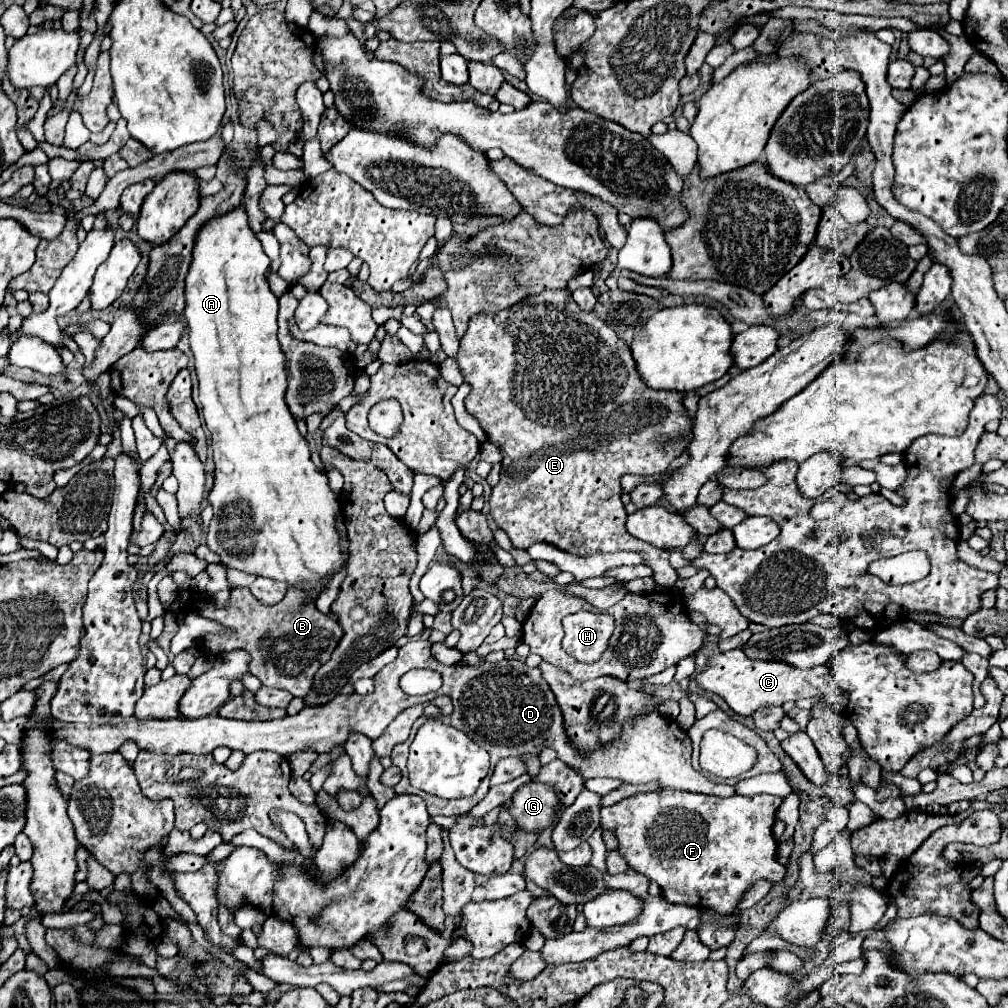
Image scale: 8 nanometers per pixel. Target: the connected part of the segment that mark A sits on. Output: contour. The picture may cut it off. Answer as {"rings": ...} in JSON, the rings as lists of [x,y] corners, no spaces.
{"rings":[[[233,209],[223,217],[211,219],[199,231],[193,263],[185,279],[189,343],[195,355],[199,399],[207,429],[211,431],[215,459],[215,485],[207,497],[215,519],[207,529],[207,545],[227,567],[261,577],[285,579],[289,587],[309,581],[319,593],[323,585],[317,585],[317,581],[327,573],[339,571],[345,563],[335,529],[339,503],[327,485],[327,475],[313,465],[307,441],[297,431],[295,419],[283,401],[287,389],[285,355],[277,339],[279,303],[265,277],[269,263],[271,259],[247,223],[247,213]]]}

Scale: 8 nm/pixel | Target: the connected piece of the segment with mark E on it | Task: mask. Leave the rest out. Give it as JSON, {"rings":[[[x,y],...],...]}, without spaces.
{"rings":[[[559,289],[559,291],[543,291],[543,295],[527,297],[523,303],[517,303],[515,307],[509,307],[507,311],[501,311],[497,315],[485,315],[479,313],[471,319],[467,333],[461,339],[461,347],[457,353],[457,365],[463,373],[463,381],[471,385],[471,393],[465,399],[467,411],[479,419],[481,427],[485,429],[487,437],[491,443],[497,443],[503,451],[503,461],[501,461],[501,481],[493,487],[493,497],[489,499],[491,505],[491,517],[503,529],[511,543],[515,547],[527,549],[531,543],[545,541],[551,543],[563,551],[569,551],[573,555],[595,555],[595,553],[605,553],[605,551],[641,551],[645,555],[647,565],[653,569],[653,579],[655,583],[667,587],[667,583],[675,585],[677,573],[669,565],[669,553],[657,547],[651,547],[633,535],[627,533],[625,521],[627,521],[627,511],[621,501],[621,475],[631,473],[631,475],[655,475],[663,473],[689,445],[691,441],[691,427],[693,419],[689,417],[683,399],[685,393],[679,391],[659,391],[651,389],[643,379],[641,373],[637,371],[635,359],[631,355],[631,349],[627,343],[623,343],[611,327],[607,327],[595,313],[583,313],[579,311],[579,305],[571,299],[569,289]]]}

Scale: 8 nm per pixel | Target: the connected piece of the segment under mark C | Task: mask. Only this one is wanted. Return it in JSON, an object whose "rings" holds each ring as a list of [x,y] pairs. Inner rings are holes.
{"rings":[[[741,649],[713,655],[705,671],[701,671],[697,679],[701,689],[721,695],[739,715],[753,715],[753,711],[763,705],[783,705],[785,701],[797,701],[801,697],[821,697],[835,713],[844,711],[848,703],[847,695],[844,695],[831,679],[829,667],[817,665],[809,669],[799,669],[785,661],[751,659]]]}

